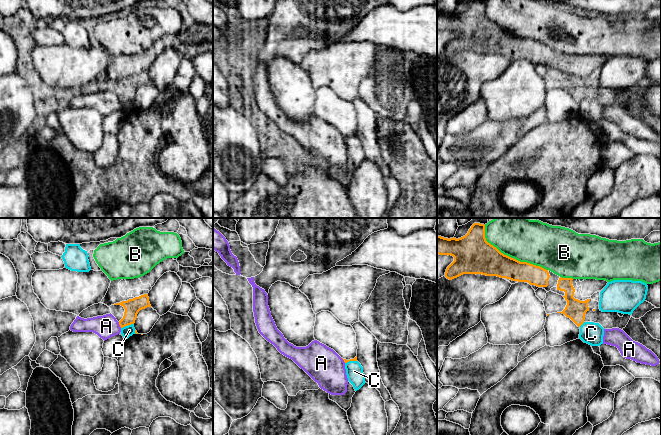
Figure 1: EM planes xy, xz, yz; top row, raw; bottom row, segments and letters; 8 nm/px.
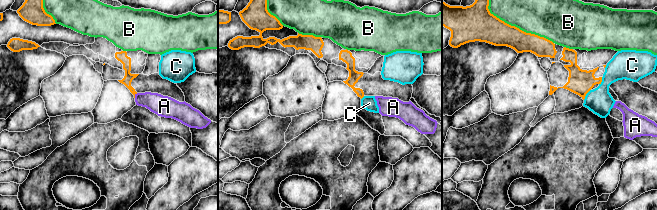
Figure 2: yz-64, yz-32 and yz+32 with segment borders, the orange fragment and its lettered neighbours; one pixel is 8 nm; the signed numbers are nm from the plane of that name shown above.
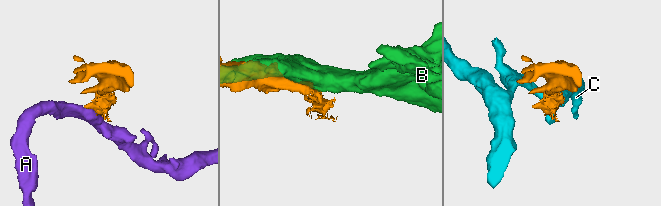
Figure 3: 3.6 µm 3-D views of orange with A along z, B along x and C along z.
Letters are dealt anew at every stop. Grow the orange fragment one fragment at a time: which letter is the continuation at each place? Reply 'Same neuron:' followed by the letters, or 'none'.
Same neuron: none

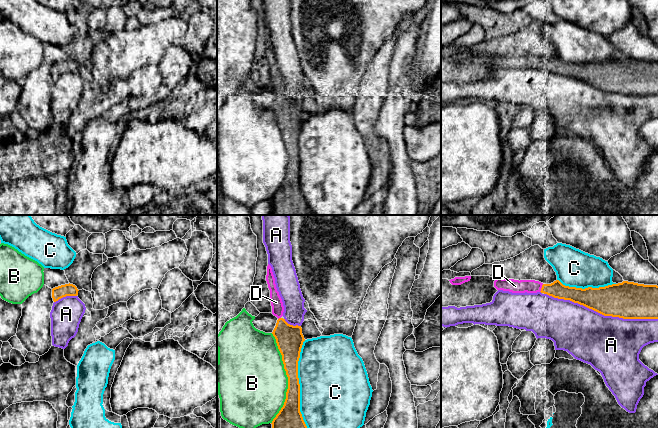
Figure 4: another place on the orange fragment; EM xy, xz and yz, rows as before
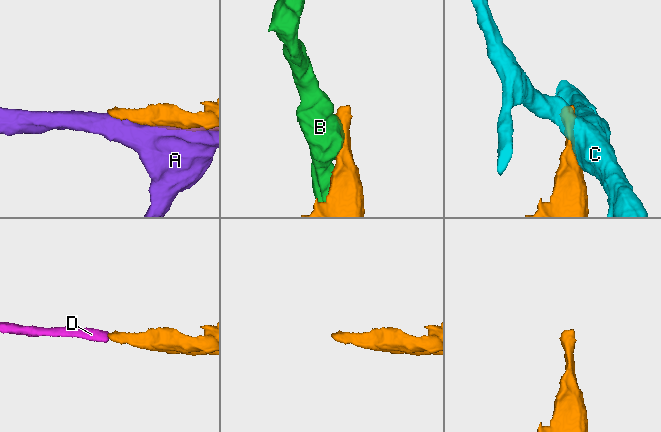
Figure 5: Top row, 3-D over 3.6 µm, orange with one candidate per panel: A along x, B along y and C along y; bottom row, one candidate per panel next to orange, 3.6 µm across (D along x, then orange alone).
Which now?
Same neuron: D

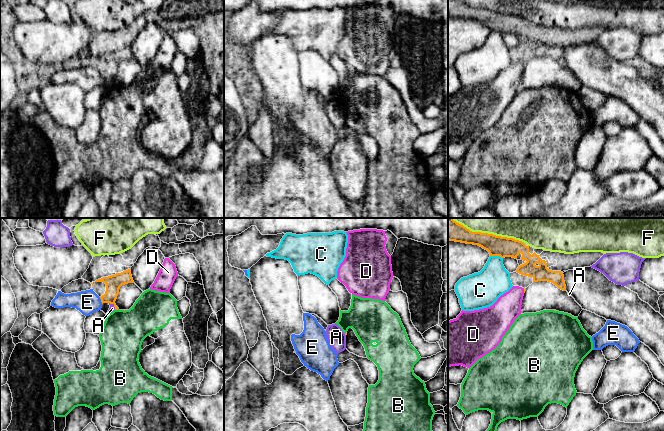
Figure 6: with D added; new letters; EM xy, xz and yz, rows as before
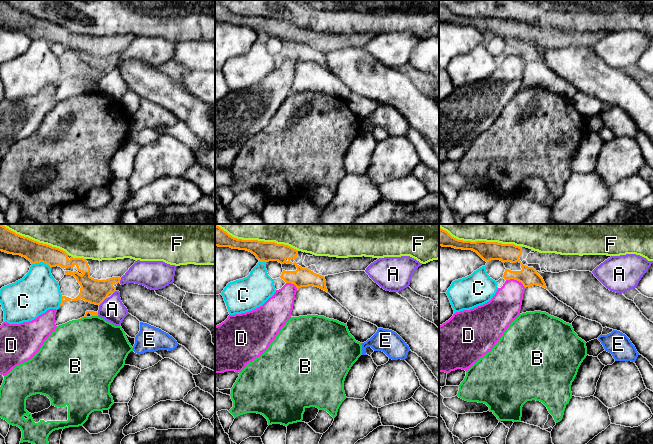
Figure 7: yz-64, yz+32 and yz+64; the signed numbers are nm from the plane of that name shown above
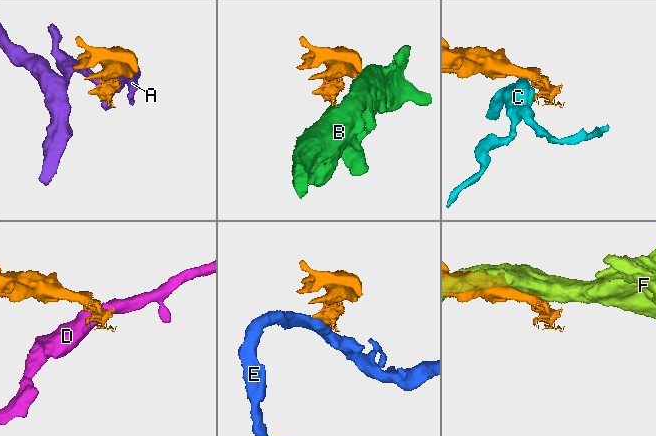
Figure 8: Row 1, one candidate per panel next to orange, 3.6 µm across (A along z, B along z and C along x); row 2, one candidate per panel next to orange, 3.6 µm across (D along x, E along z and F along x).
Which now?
Same neuron: none

